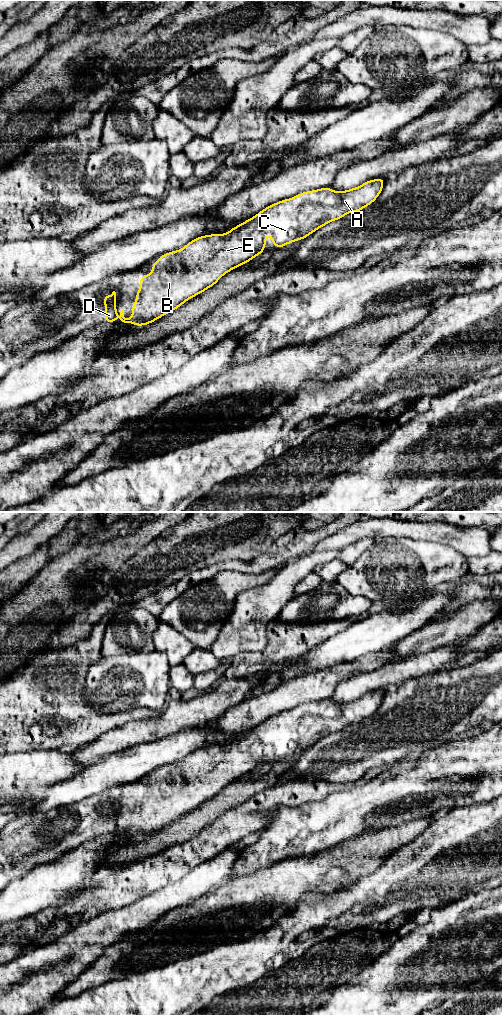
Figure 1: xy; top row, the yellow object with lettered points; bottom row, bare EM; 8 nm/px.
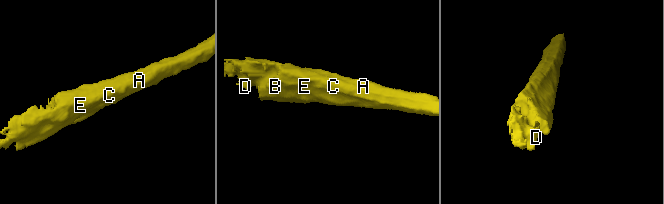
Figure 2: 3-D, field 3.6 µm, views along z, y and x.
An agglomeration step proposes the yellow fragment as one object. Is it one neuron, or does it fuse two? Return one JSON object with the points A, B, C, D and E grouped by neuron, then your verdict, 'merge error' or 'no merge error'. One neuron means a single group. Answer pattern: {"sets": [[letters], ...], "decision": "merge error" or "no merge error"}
{"sets": [["A", "B", "C", "D", "E"]], "decision": "no merge error"}

